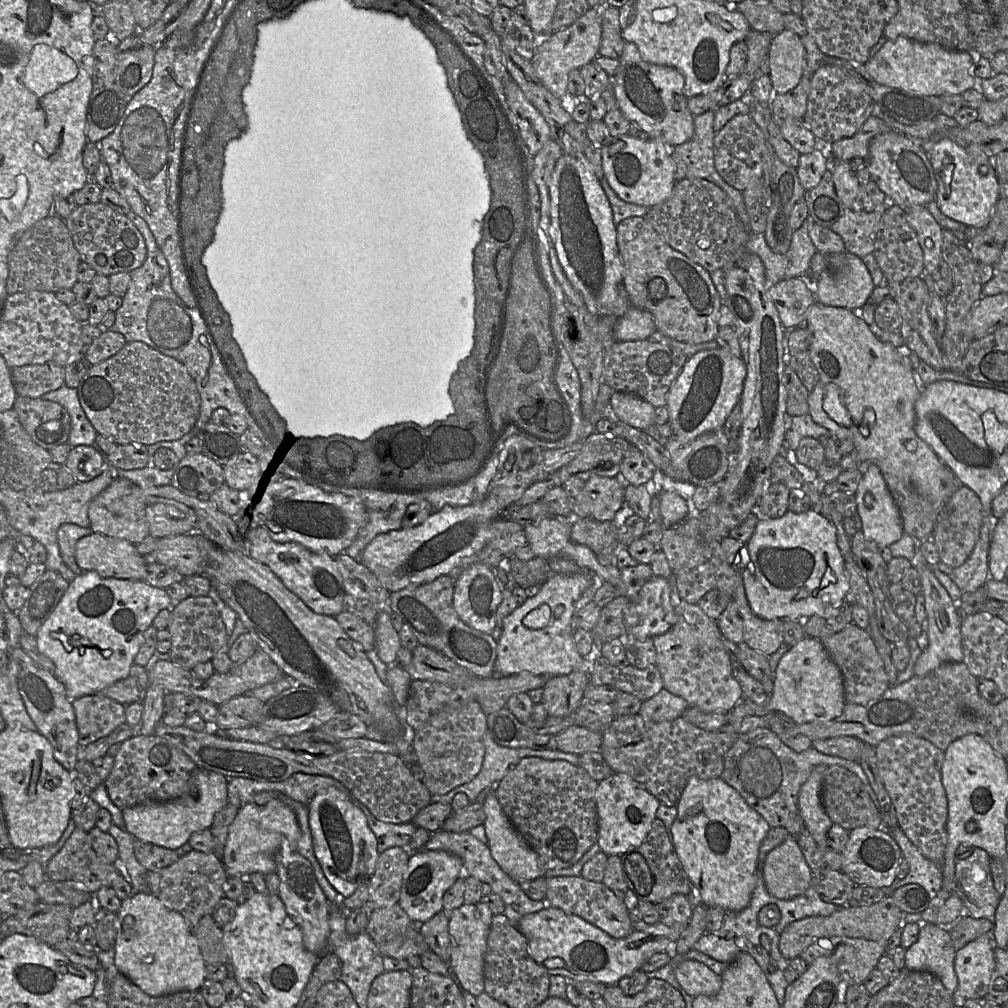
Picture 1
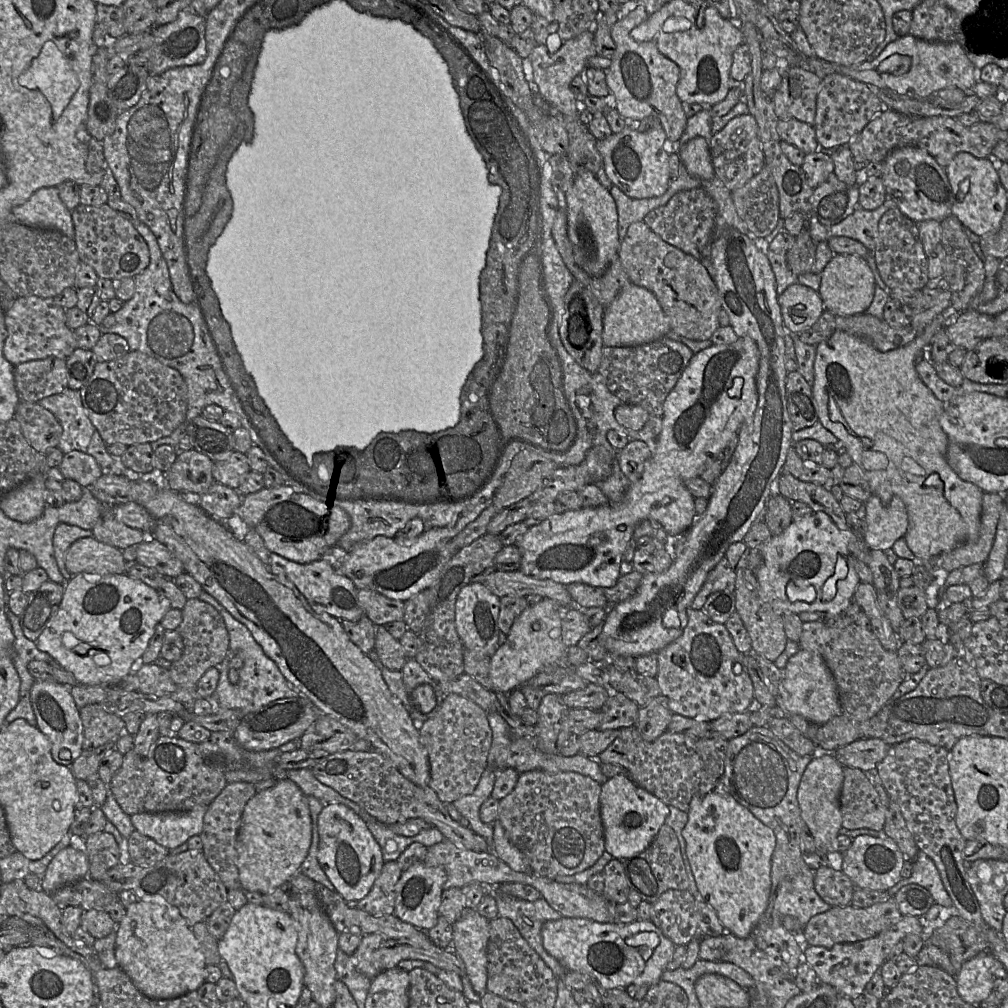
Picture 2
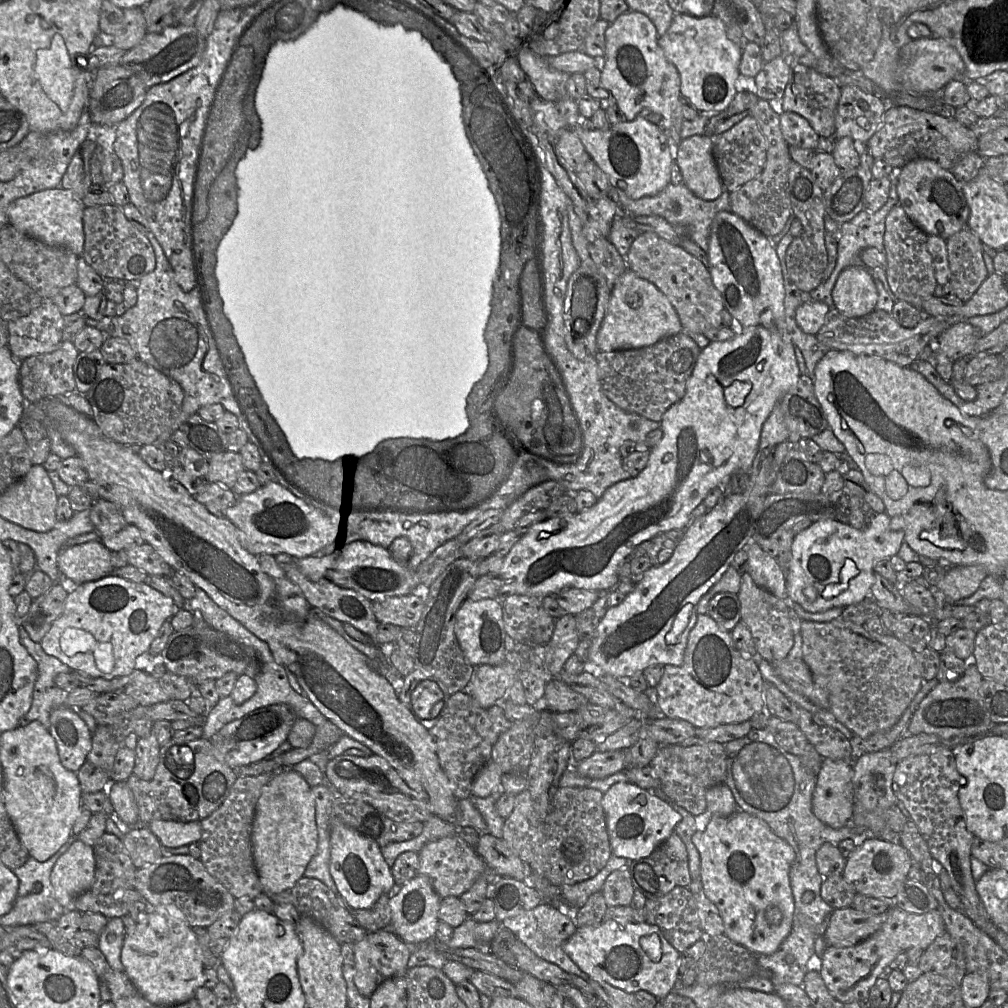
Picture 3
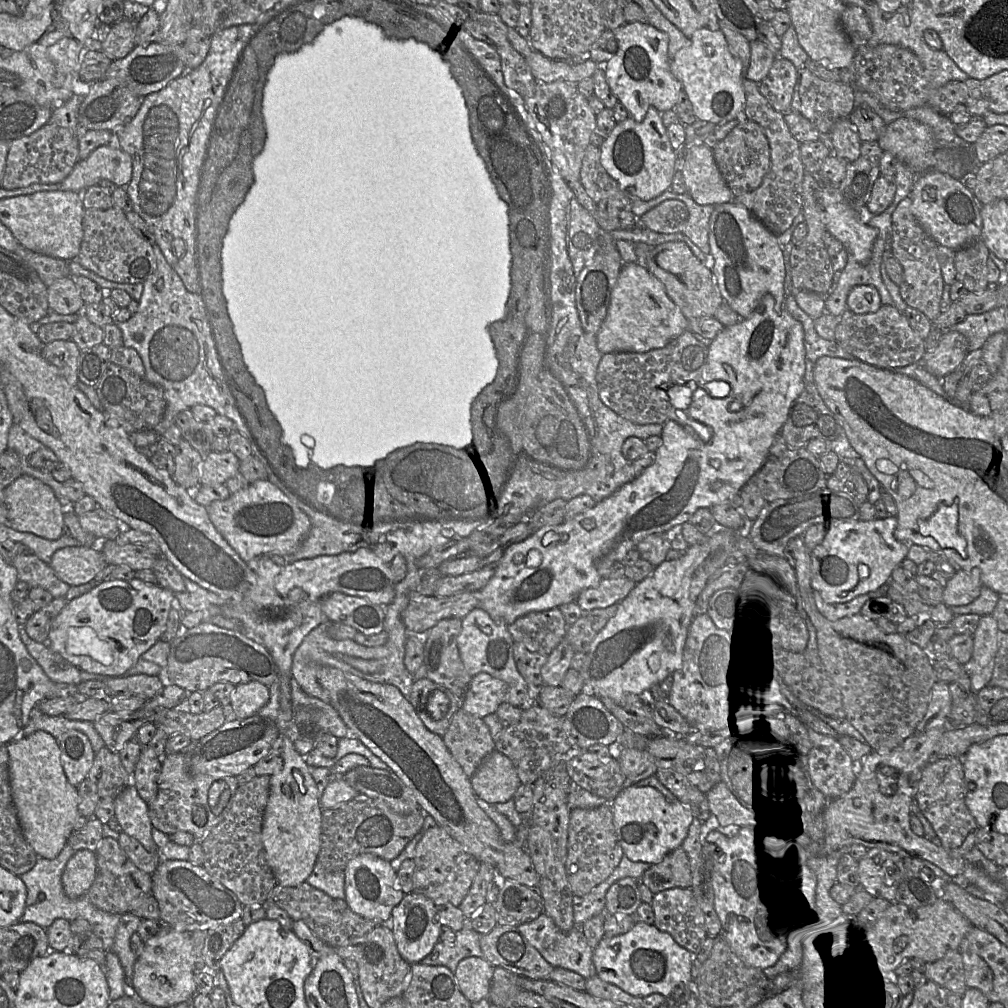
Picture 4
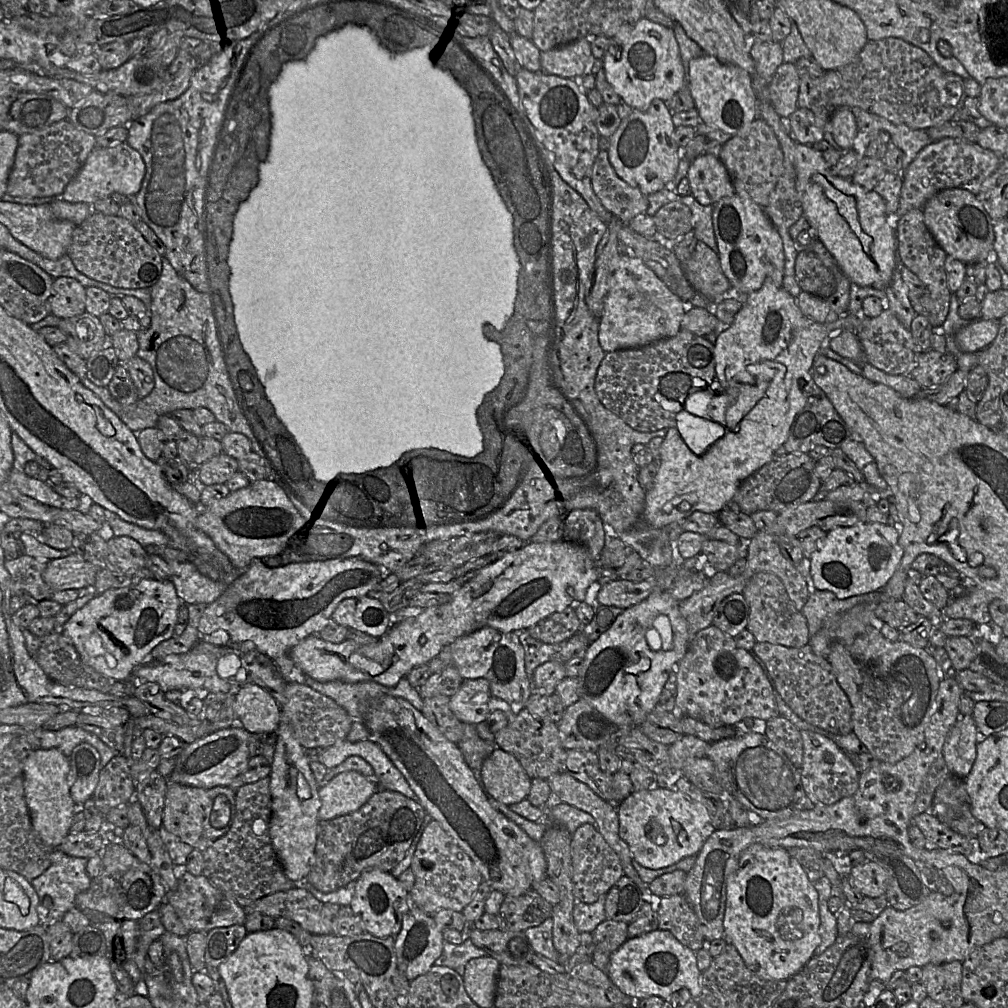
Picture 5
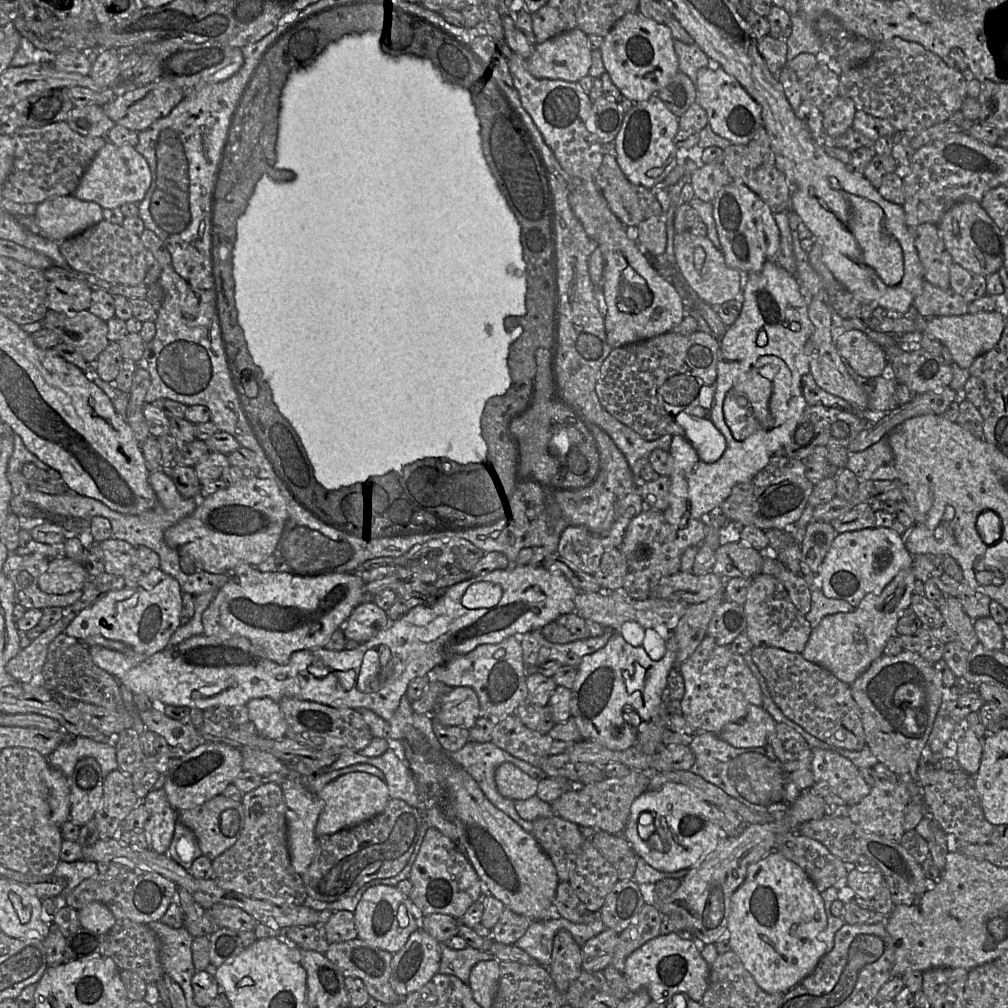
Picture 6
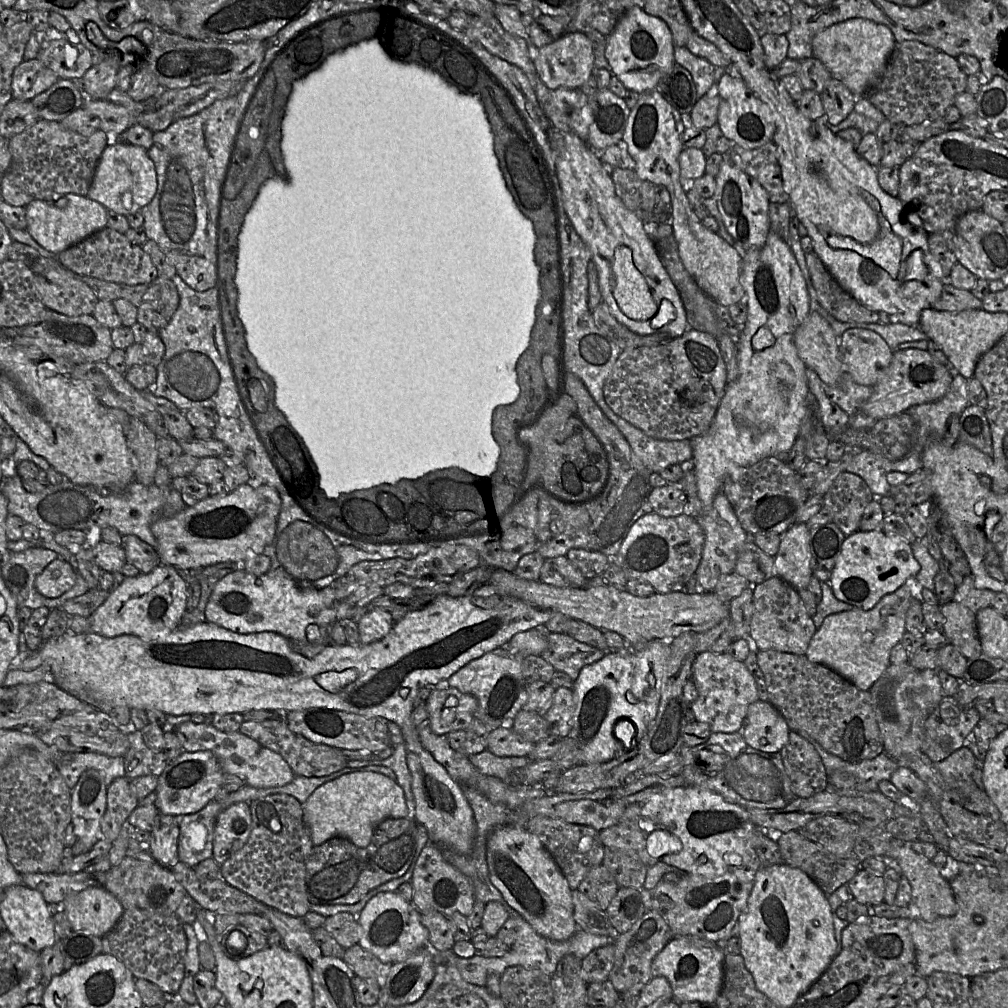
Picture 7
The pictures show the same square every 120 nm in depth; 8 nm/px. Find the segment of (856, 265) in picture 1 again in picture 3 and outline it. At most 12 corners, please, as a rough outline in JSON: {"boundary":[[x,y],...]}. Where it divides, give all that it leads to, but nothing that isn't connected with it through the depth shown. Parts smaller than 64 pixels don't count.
{"boundary":[[864,265],[845,268],[832,290],[834,307],[862,317],[878,300]]}

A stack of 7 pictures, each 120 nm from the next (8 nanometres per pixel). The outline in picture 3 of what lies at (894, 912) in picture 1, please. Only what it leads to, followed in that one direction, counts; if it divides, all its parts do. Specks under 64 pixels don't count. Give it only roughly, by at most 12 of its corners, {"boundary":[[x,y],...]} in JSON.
{"boundary":[[833,909],[827,946],[854,946],[872,936],[887,912]]}

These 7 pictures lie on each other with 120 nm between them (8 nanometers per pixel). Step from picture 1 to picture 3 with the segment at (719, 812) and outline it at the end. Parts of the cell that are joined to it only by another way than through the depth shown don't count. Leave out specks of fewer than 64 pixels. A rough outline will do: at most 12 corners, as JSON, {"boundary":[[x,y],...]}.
{"boundary":[[743,809],[692,841],[724,934],[773,954],[795,852]]}

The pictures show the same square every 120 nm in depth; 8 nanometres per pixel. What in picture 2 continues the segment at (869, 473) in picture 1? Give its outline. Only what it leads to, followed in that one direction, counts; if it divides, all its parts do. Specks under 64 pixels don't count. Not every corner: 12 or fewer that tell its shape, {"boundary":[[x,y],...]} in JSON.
{"boundary":[[872,494],[864,504],[863,540],[885,551],[906,535],[908,513]]}

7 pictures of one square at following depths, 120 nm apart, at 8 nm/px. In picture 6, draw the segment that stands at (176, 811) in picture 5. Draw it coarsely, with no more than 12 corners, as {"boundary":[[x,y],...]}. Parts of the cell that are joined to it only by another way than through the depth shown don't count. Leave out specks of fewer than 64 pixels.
{"boundary":[[220,794],[179,811],[214,860],[238,840],[240,800]]}

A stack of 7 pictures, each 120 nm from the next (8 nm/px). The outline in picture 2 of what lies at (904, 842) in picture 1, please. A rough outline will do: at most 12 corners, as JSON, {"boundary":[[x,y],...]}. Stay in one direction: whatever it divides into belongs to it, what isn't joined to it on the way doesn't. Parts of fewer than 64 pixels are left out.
{"boundary":[[919,850],[911,876],[887,891],[893,897],[903,886],[918,884],[930,892],[934,903],[953,910],[933,860]]}

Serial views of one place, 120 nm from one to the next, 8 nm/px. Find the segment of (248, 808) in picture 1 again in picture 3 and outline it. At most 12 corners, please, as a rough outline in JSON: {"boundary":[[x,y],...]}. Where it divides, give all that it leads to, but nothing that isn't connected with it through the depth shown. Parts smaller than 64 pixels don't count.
{"boundary":[[295,770],[263,787],[253,821],[262,893],[304,876],[317,844]]}

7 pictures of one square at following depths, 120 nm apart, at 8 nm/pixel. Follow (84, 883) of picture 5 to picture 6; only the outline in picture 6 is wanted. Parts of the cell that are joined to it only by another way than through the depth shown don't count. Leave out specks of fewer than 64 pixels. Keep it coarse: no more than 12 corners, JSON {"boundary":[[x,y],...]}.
{"boundary":[[60,860],[53,874],[67,886],[53,898],[57,910],[67,907],[66,896],[98,873],[97,863]]}

